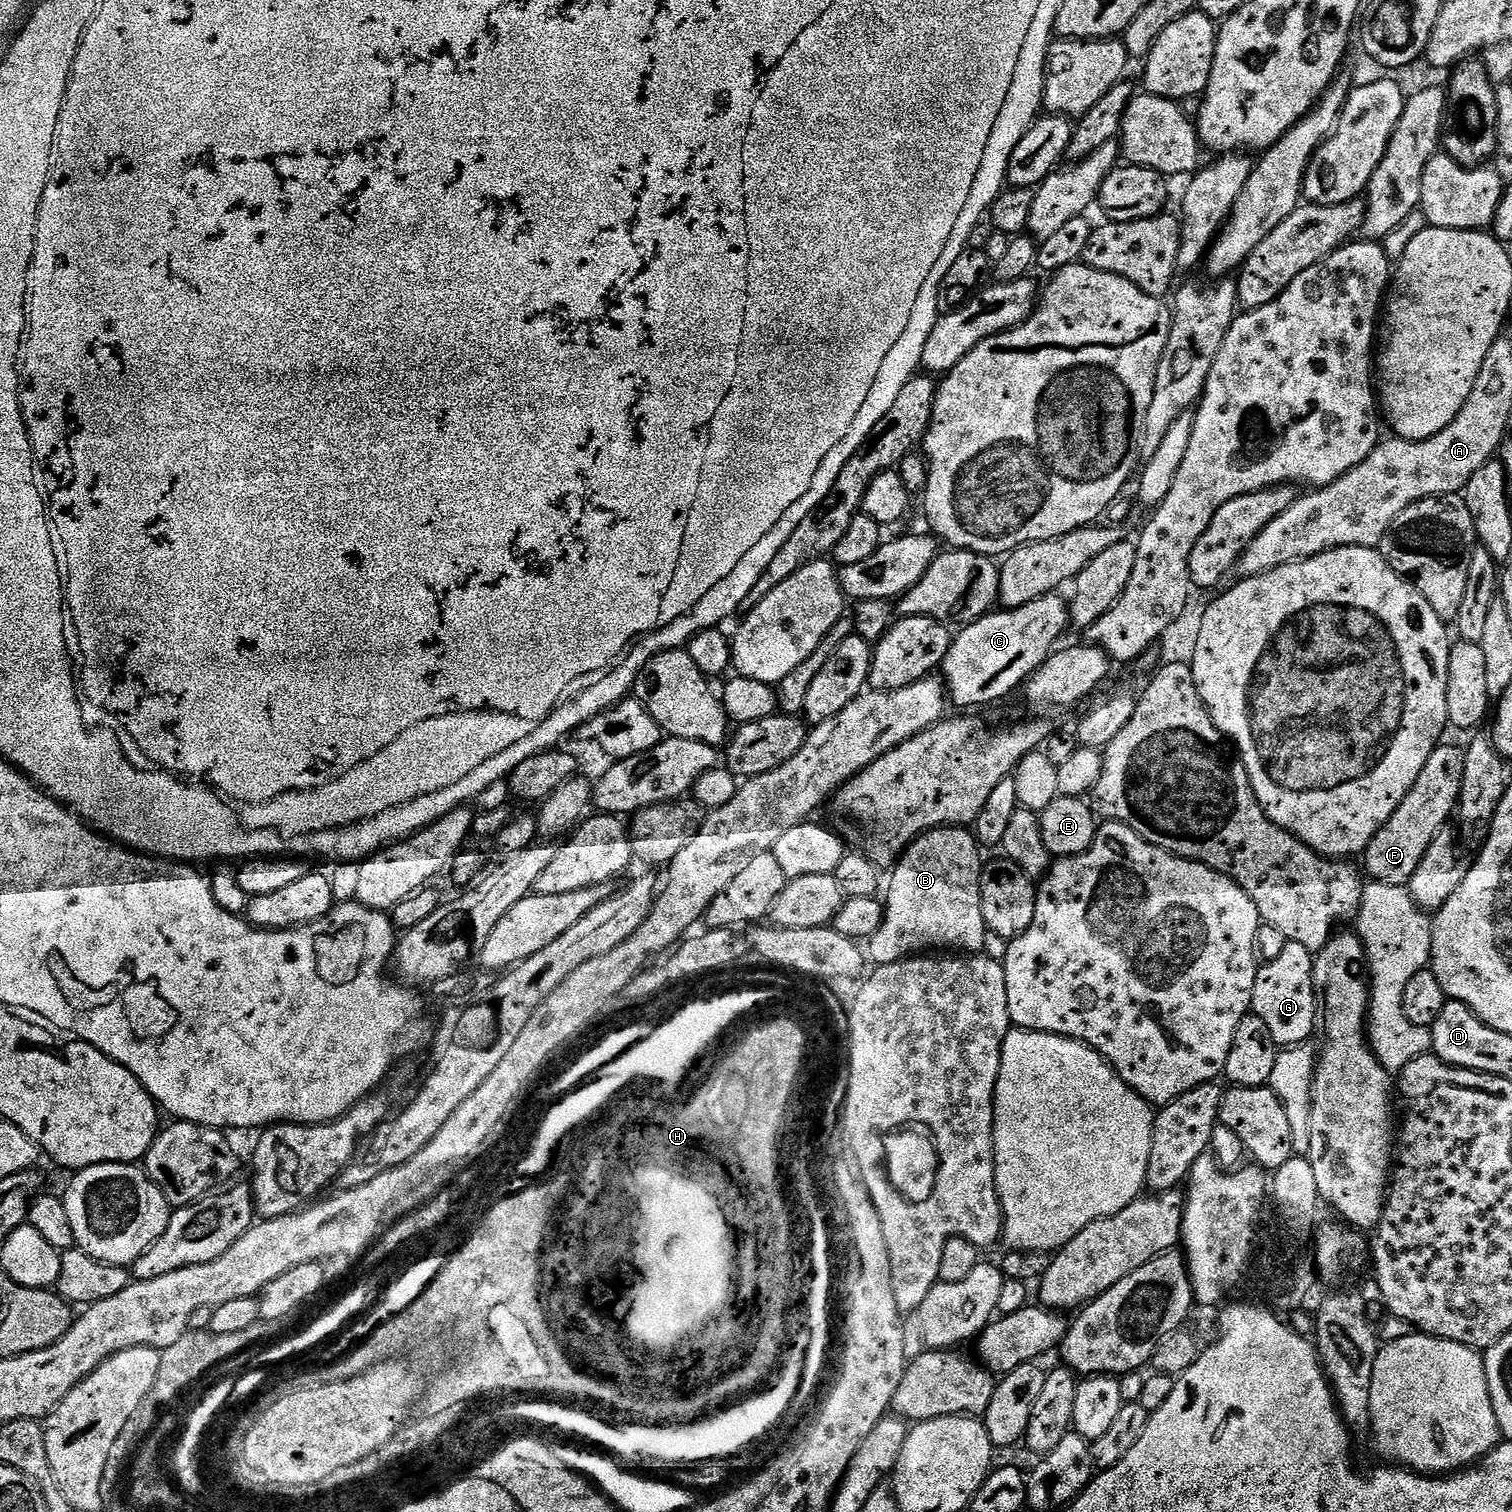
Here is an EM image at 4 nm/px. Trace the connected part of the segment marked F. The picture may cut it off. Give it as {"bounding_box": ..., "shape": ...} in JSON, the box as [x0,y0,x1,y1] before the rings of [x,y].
{"bounding_box":[1362,746,1464,885],"shape":[[[1438,746],[1416,784],[1406,798],[1394,810],[1394,814],[1374,834],[1374,838],[1362,853],[1362,868],[1377,884],[1407,885],[1416,875],[1420,863],[1430,850],[1436,836],[1445,831],[1444,823],[1457,811],[1464,774],[1464,752],[1456,748]]]}

